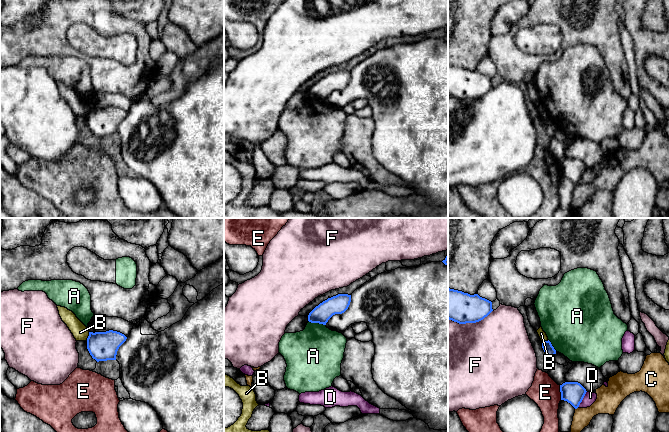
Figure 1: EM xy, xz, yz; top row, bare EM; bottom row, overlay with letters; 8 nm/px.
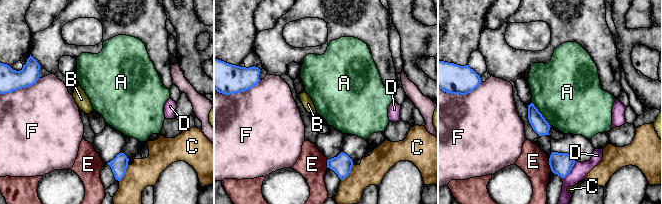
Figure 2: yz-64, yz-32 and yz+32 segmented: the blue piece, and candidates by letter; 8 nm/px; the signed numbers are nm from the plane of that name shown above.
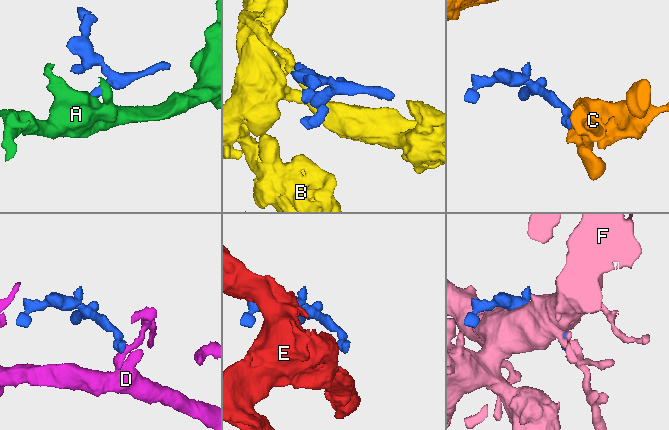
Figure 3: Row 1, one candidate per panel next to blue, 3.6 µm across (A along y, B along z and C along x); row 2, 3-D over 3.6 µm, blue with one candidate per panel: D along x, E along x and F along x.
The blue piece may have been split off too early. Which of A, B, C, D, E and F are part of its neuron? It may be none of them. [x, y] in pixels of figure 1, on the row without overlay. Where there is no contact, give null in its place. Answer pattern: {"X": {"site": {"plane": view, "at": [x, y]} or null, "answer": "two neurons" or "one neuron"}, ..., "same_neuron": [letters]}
{"A": {"site": {"plane": "xz", "at": [317, 98]}, "answer": "two neurons"}, "B": {"site": {"plane": "xy", "at": [88, 112]}, "answer": "two neurons"}, "C": {"site": {"plane": "yz", "at": [576, 184]}, "answer": "two neurons"}, "D": {"site": {"plane": "yz", "at": [582, 175]}, "answer": "two neurons"}, "E": {"site": {"plane": "yz", "at": [560, 167]}, "answer": "two neurons"}, "F": {"site": {"plane": "yz", "at": [470, 98]}, "answer": "two neurons"}, "same_neuron": []}

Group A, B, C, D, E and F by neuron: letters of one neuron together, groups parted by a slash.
A / B / C / D / E / F

